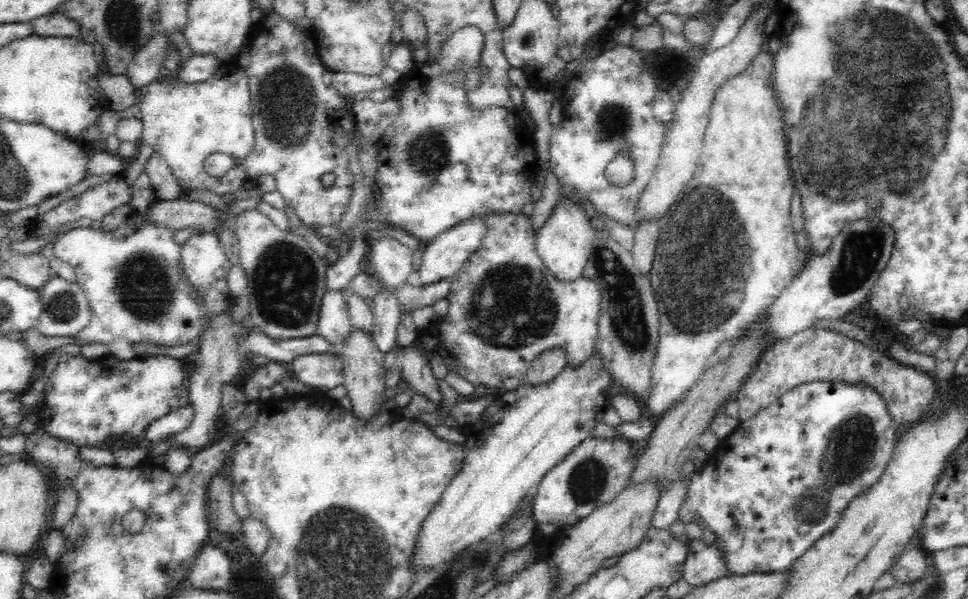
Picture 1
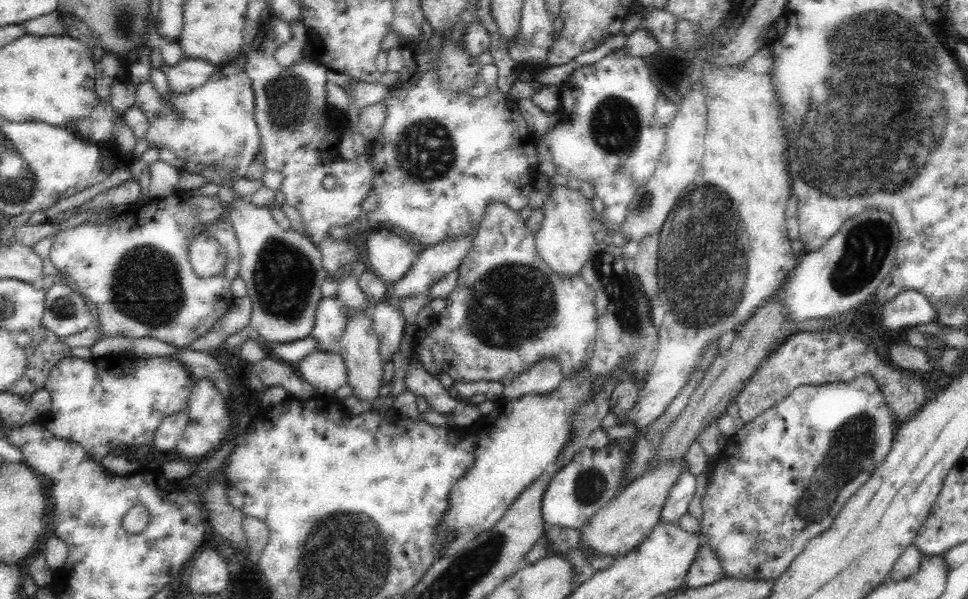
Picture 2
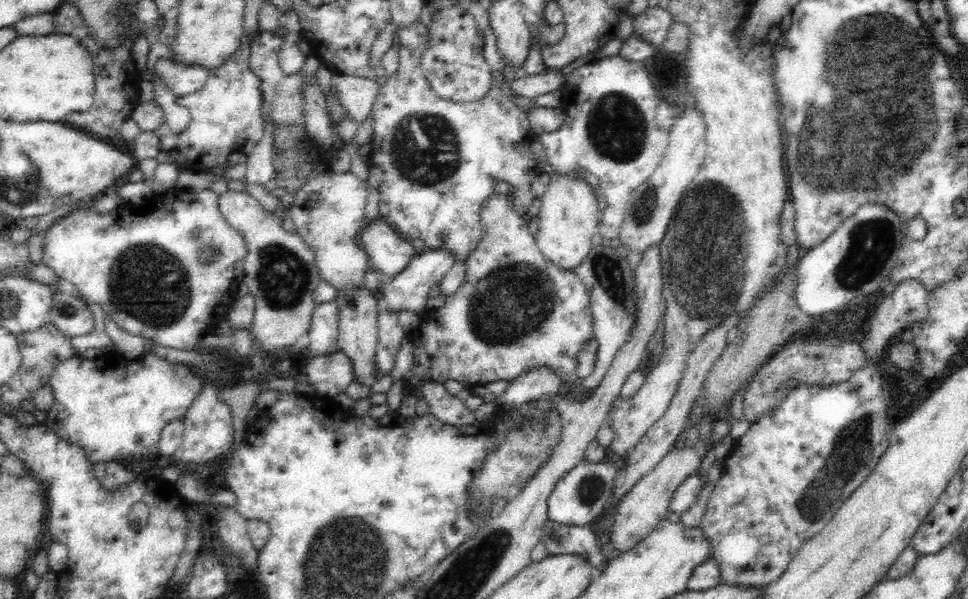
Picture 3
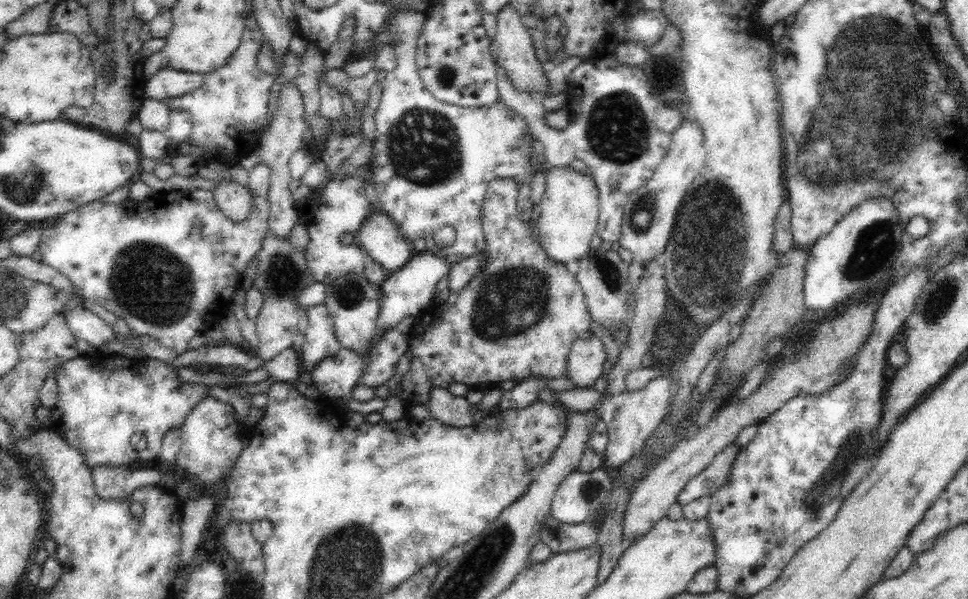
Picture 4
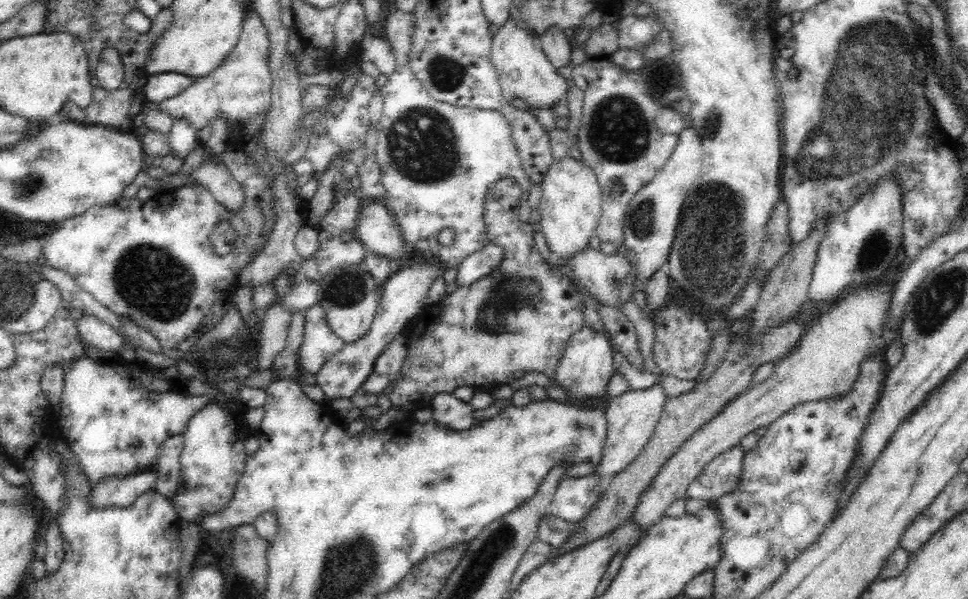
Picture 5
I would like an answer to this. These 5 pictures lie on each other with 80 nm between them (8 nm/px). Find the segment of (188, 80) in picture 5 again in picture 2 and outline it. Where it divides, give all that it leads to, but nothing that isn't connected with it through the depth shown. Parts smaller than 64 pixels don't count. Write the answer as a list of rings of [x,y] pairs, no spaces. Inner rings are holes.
[[[183,58],[176,66],[163,63],[159,73],[166,75],[174,93],[188,93],[204,85],[217,71],[216,64],[201,58]]]

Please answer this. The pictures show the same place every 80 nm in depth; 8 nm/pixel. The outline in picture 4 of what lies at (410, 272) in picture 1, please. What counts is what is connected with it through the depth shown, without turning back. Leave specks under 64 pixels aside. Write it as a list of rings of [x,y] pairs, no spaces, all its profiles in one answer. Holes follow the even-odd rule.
[[[380,209],[371,212],[366,222],[354,234],[353,243],[362,247],[375,263],[388,272],[402,268],[411,258],[414,250],[397,232],[396,224]]]

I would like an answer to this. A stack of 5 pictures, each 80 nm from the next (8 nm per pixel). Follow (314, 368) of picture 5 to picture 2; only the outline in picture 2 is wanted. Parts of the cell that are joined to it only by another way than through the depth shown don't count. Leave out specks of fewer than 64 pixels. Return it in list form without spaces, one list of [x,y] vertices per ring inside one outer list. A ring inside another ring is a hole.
[[[337,295],[324,296],[319,302],[311,335],[321,344],[321,350],[339,352],[342,333],[348,318],[347,308]]]

